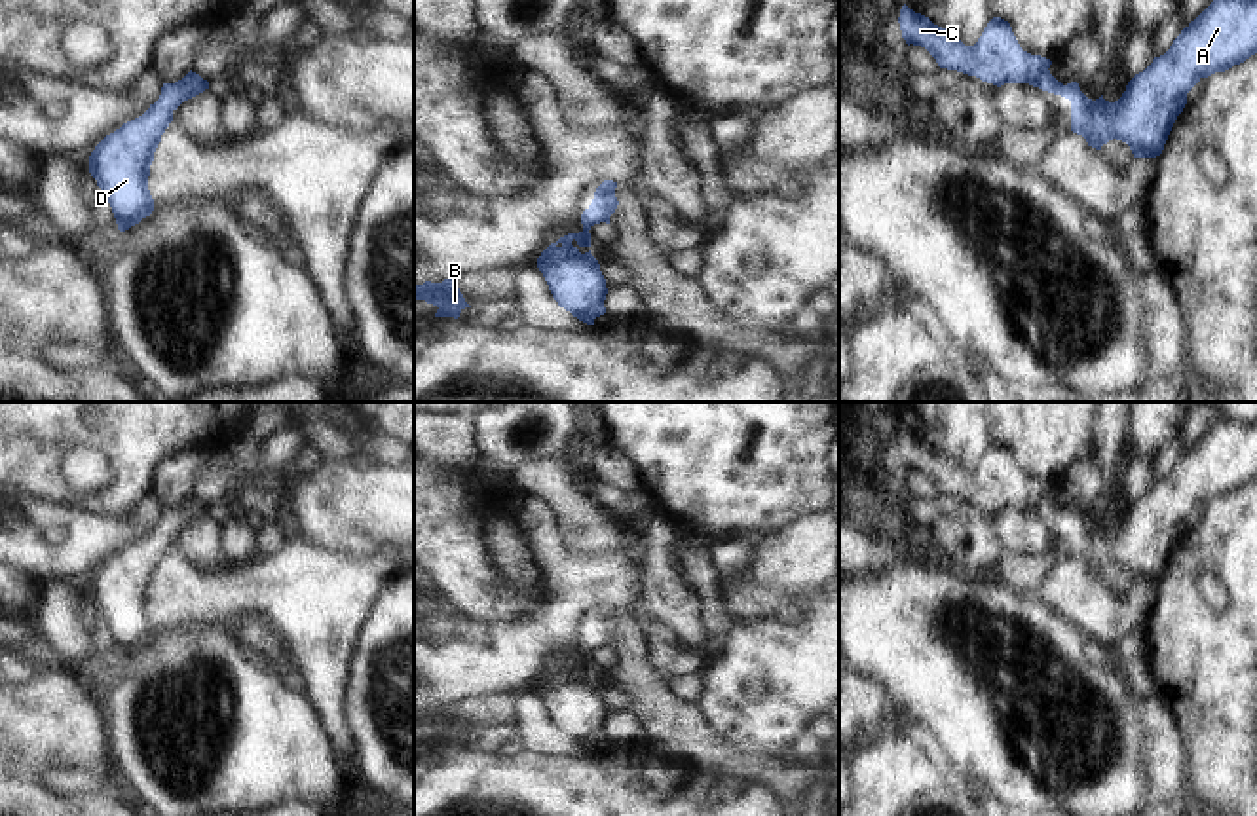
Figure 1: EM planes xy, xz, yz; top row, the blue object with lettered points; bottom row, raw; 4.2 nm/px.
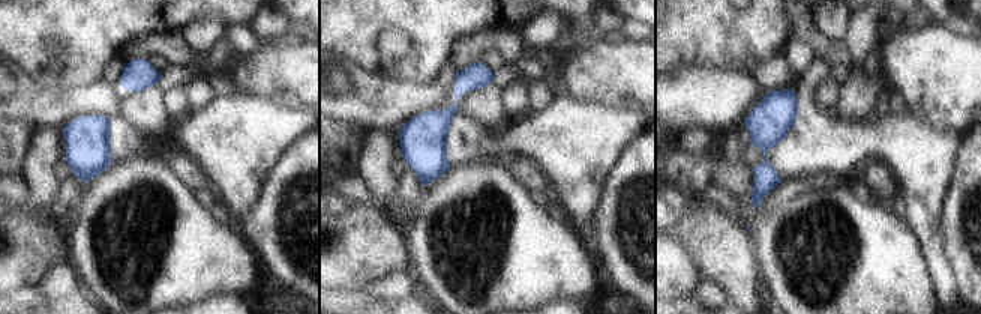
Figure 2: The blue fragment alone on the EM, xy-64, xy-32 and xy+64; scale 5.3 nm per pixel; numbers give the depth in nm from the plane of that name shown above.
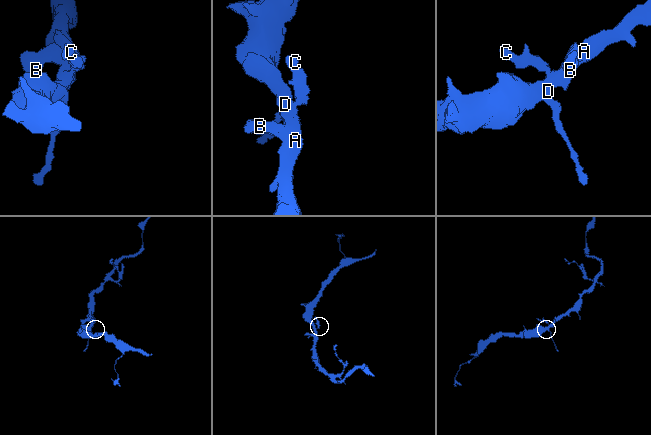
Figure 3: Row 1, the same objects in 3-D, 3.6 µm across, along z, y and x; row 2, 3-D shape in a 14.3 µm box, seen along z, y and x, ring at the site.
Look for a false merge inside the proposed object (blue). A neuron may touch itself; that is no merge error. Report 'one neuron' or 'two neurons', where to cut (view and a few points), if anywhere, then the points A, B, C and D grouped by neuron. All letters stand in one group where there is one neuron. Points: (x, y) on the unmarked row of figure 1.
one neuron; no cut; A B C D

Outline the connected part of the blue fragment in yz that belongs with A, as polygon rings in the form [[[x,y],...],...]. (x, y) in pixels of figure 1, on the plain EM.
[[[1236,417],[1221,419],[1173,465],[1170,474],[1135,499],[1122,522],[1115,528],[1088,524],[1077,507],[1063,510],[1050,499],[1052,486],[1023,476],[1008,446],[993,442],[974,471],[965,471],[955,459],[934,450],[929,442],[915,438],[906,429],[900,435],[900,455],[906,469],[925,473],[940,493],[976,501],[997,512],[1004,509],[1029,509],[1042,516],[1071,526],[1071,556],[1082,560],[1088,571],[1101,575],[1116,564],[1130,571],[1134,583],[1156,583],[1162,579],[1168,560],[1187,529],[1187,518],[1215,497],[1225,497],[1257,478],[1257,421]]]

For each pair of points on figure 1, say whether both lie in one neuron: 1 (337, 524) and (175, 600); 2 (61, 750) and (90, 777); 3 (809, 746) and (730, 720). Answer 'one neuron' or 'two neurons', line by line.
1: two neurons
2: two neurons
3: two neurons

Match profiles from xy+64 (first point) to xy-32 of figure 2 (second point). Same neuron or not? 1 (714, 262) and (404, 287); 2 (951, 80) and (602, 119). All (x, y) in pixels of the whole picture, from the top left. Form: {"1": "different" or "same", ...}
{"1": "different", "2": "different"}

